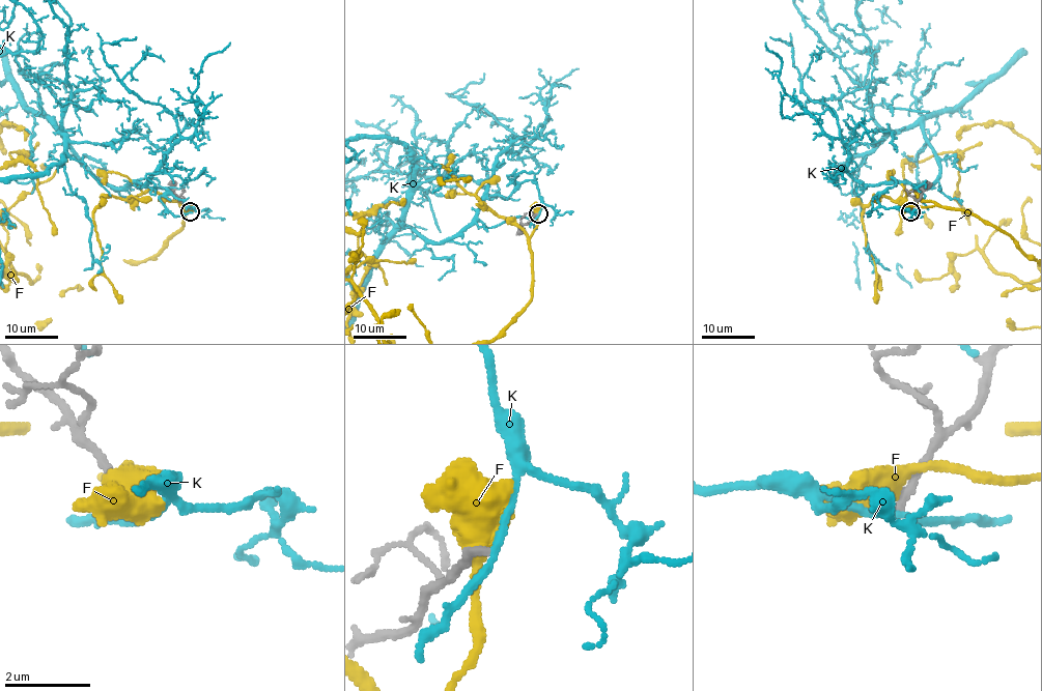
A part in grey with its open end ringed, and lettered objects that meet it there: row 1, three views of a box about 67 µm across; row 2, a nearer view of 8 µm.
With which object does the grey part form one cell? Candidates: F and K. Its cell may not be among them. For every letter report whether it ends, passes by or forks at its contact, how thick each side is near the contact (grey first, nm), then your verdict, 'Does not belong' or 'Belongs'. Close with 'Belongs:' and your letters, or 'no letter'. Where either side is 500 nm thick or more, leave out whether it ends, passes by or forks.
F: Thickness 240 nm (grey) against 500 nm. Does not belong
K: It passes by. Thickness 200 nm (grey) against 160 nm. Does not belong
Belongs: no letter

